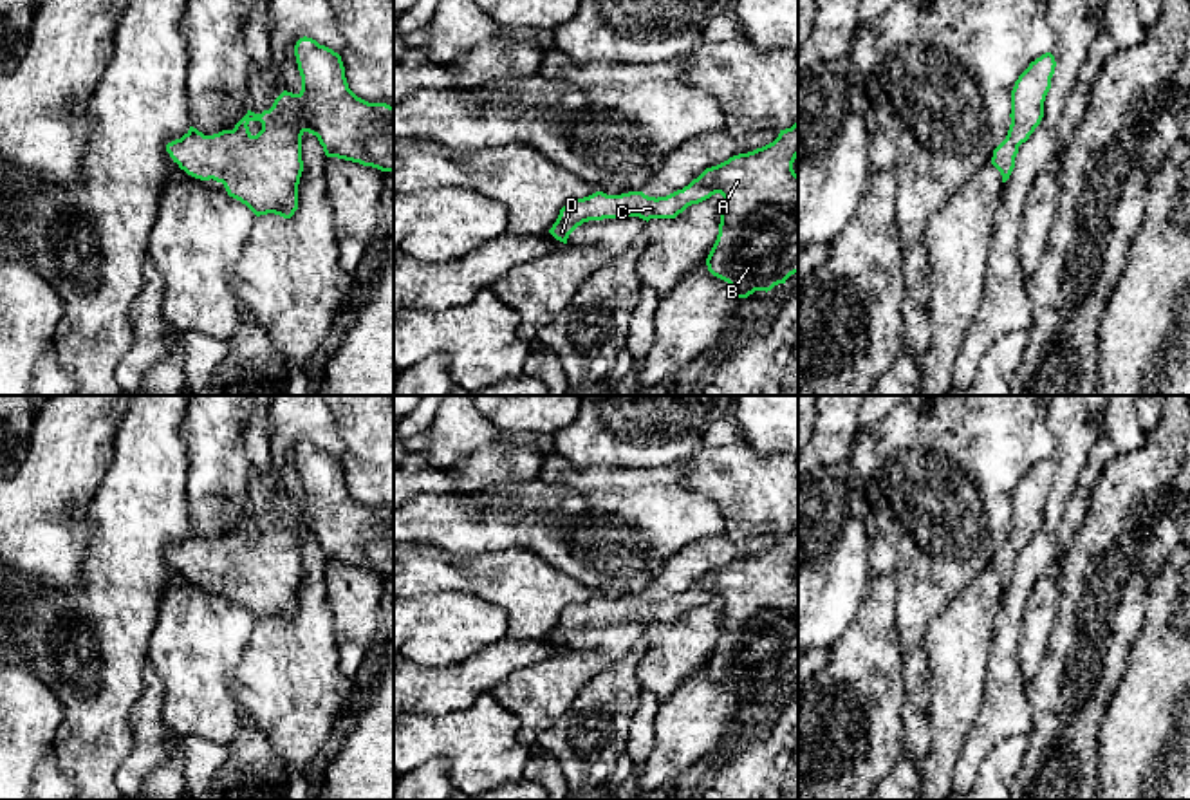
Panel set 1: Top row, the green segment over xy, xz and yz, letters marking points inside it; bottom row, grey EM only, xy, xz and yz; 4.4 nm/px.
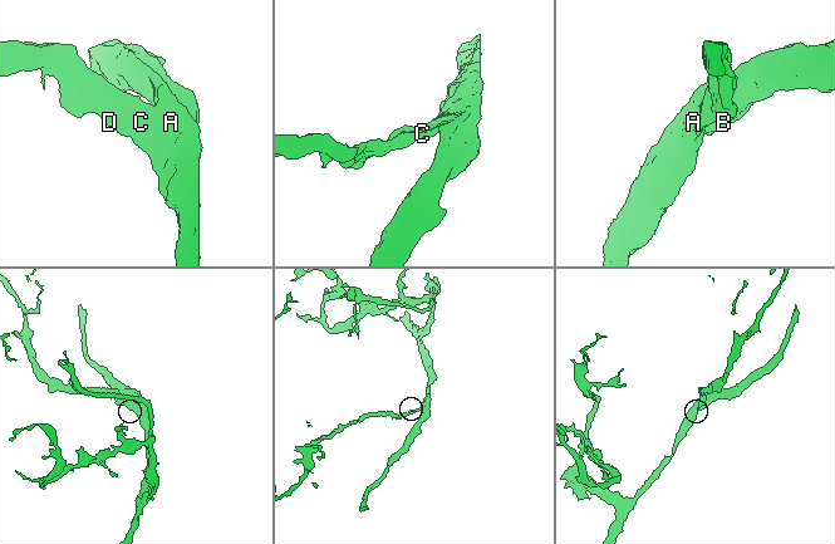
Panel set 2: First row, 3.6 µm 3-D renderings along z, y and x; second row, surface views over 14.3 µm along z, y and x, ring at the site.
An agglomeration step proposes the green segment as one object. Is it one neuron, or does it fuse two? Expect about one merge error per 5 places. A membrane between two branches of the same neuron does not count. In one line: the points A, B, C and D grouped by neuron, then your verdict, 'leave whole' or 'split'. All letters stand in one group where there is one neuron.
A B C D; leave whole

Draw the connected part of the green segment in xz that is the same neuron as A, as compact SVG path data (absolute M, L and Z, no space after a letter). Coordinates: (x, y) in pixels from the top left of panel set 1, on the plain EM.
M798 526L778 542L753 556L739 558L728 565L706 572L683 594L666 601L648 601L643 596L607 600L596 596L589 601L569 605L549 634L549 637L567 648L569 639L589 625L627 623L675 623L688 610L699 609L715 598L724 601L719 639L706 663L708 675L728 686L735 702L748 702L755 695L771 695L778 688L798 677L798 580L793 567L798 562Z

